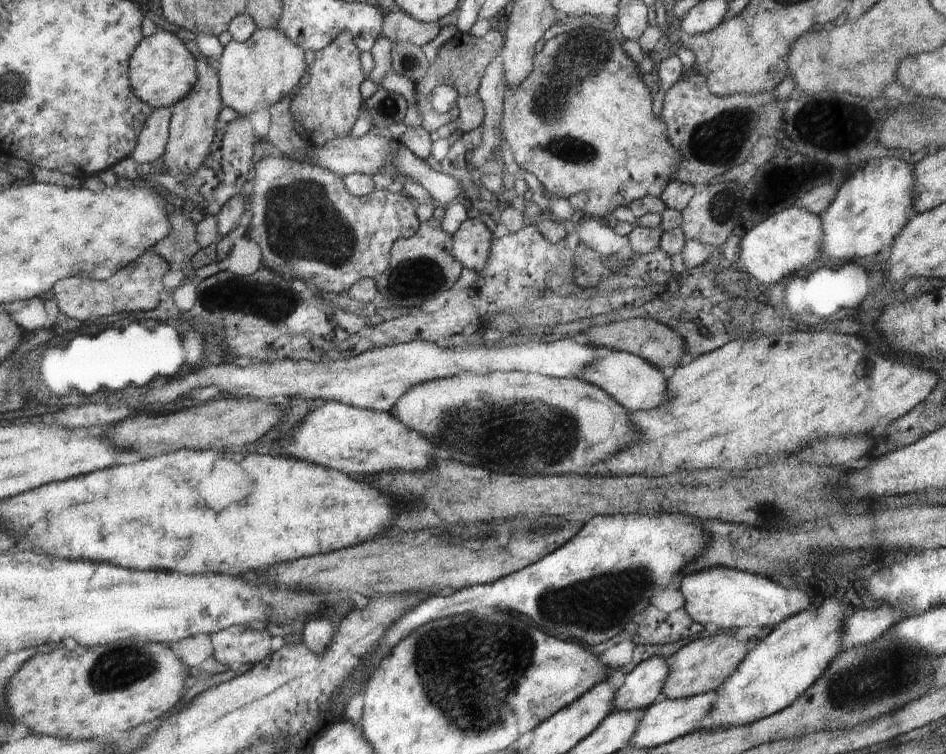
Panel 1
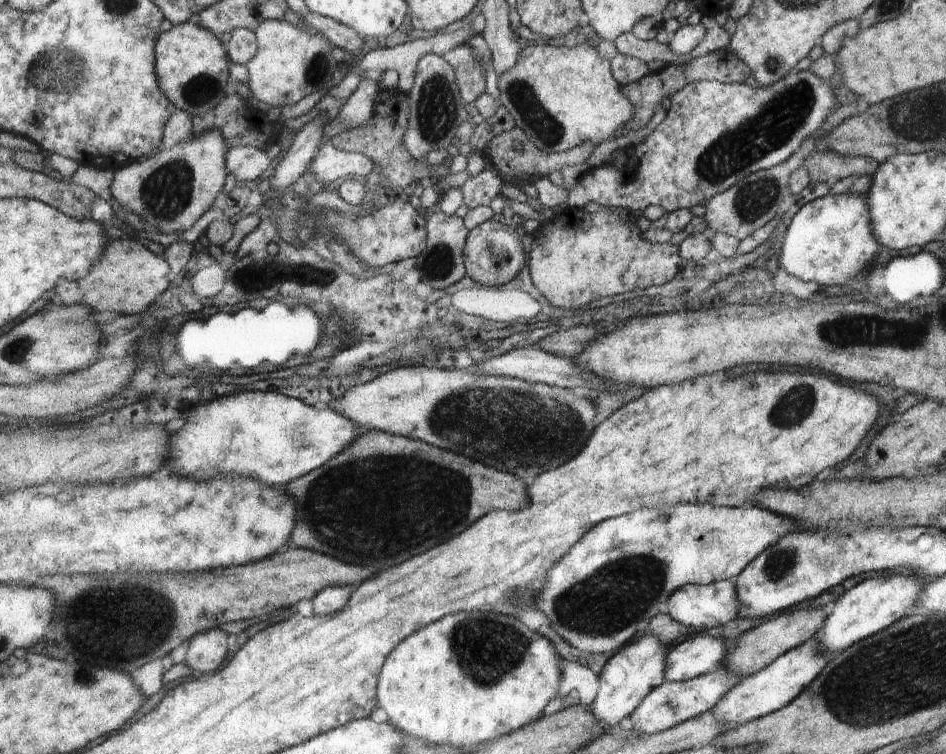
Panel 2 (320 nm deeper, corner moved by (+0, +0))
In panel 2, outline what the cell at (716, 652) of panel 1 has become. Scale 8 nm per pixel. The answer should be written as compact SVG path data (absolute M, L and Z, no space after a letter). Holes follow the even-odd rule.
M810 607L798 608L792 612L784 612L770 620L764 620L760 626L752 628L736 638L735 648L729 653L726 665L740 678L754 675L755 672L762 671L763 668L774 663L779 656L799 647L807 640L814 639L823 630L827 616L828 608Z

